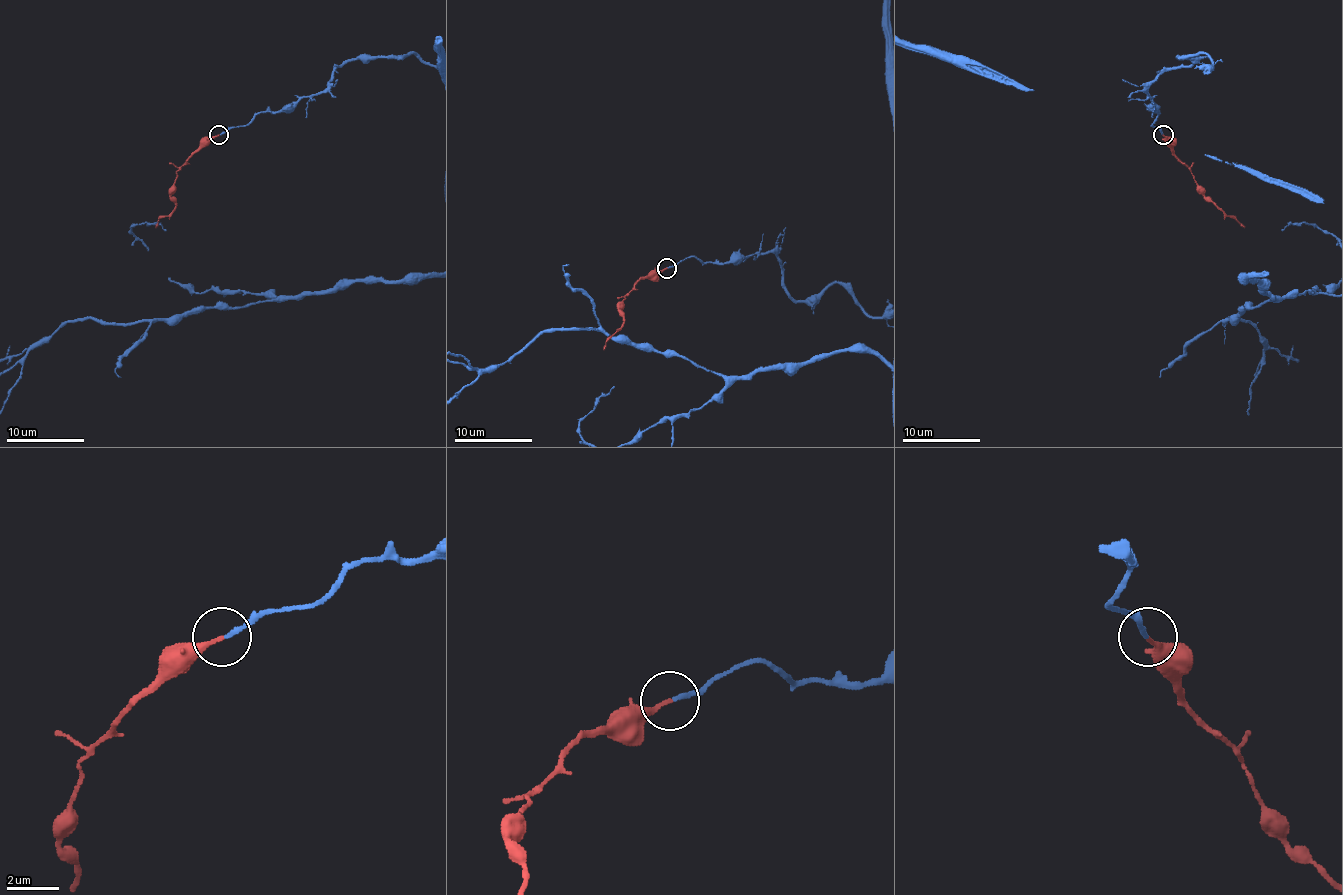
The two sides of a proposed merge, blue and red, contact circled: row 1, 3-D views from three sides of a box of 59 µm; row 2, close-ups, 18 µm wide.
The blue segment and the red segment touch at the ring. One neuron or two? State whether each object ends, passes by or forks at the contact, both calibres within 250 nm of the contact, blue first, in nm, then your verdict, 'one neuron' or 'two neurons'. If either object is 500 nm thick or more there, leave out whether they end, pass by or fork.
blue ends there; red ends there; 160 nm thick on the blue side, 170 nm on the other; one neuron

